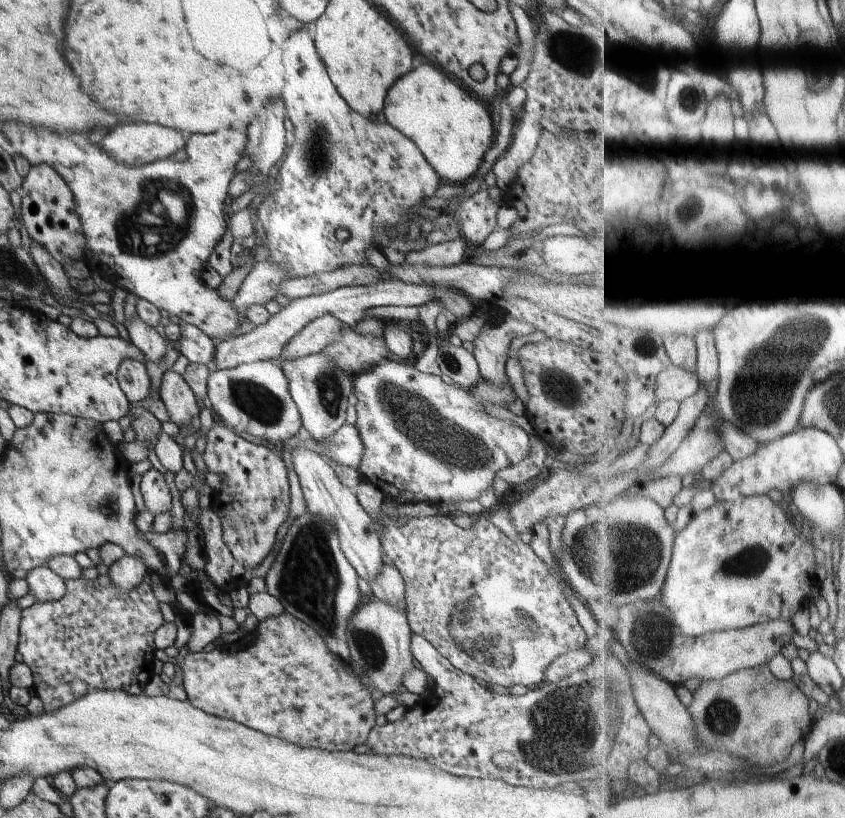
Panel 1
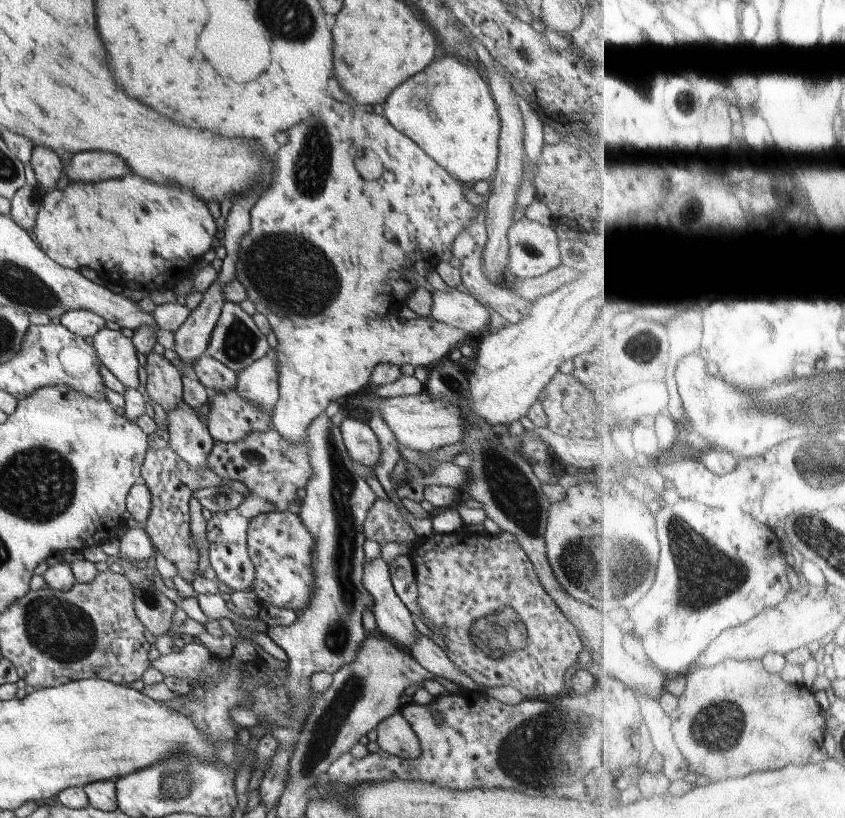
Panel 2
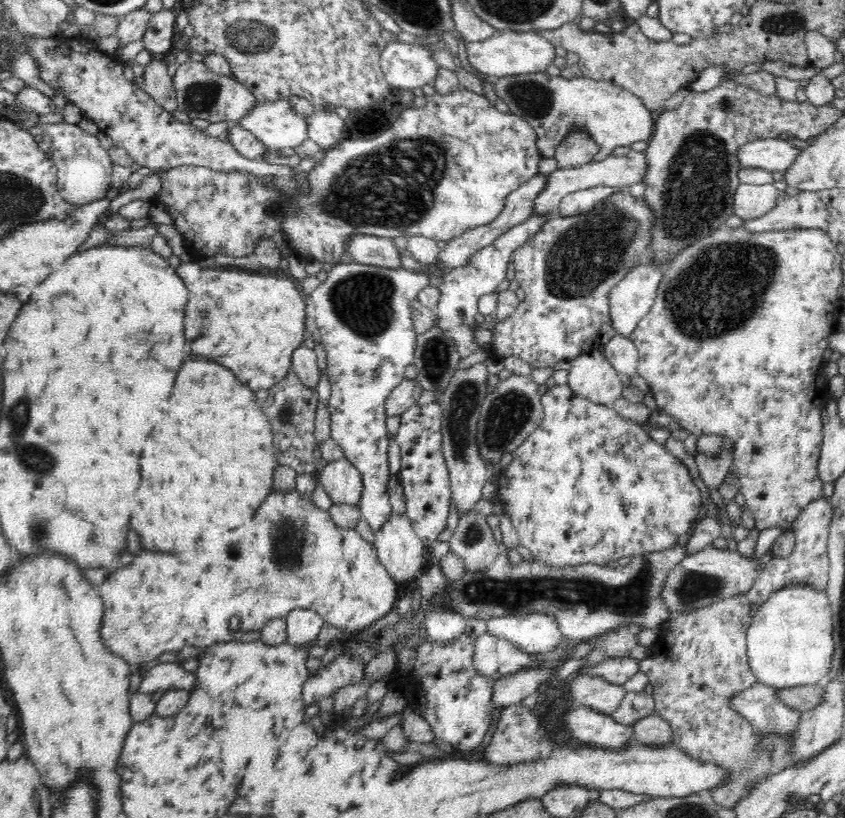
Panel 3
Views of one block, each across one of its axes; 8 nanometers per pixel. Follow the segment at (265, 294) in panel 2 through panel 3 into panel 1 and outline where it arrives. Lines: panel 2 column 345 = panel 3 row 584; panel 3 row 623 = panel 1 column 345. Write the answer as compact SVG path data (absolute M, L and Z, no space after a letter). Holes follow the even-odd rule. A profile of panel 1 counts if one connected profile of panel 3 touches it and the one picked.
M307 26L291 32L290 35L286 35L282 48L284 48L282 54L283 76L280 82L279 96L285 103L287 117L290 118L294 126L294 133L292 134L294 142L290 145L288 154L284 156L284 160L280 164L278 188L275 188L269 196L261 199L257 208L257 218L262 222L266 232L266 241L264 244L268 248L267 260L288 268L292 272L292 279L296 279L304 276L312 276L312 274L318 274L318 272L334 272L334 270L339 270L342 266L350 266L350 264L363 264L367 260L366 248L370 248L370 246L380 248L376 242L380 242L382 238L385 238L386 228L397 229L398 232L403 232L407 236L406 222L408 218L417 218L412 213L412 210L418 204L421 204L423 200L426 200L426 198L435 196L434 194L438 192L440 185L445 182L442 181L441 176L438 176L434 168L426 162L426 158L414 146L414 143L408 140L401 132L398 132L388 121L384 123L378 121L375 117L362 116L346 104L346 101L338 94L336 87L332 84L326 67L320 56L318 56L318 52L316 52L314 39L310 36ZM338 228L346 228L350 234L349 238L344 240L344 242L340 242L336 238L335 232ZM355 327L342 328L340 334L342 338L326 346L325 350L330 354L330 360L352 378L388 358L384 336L362 336Z

